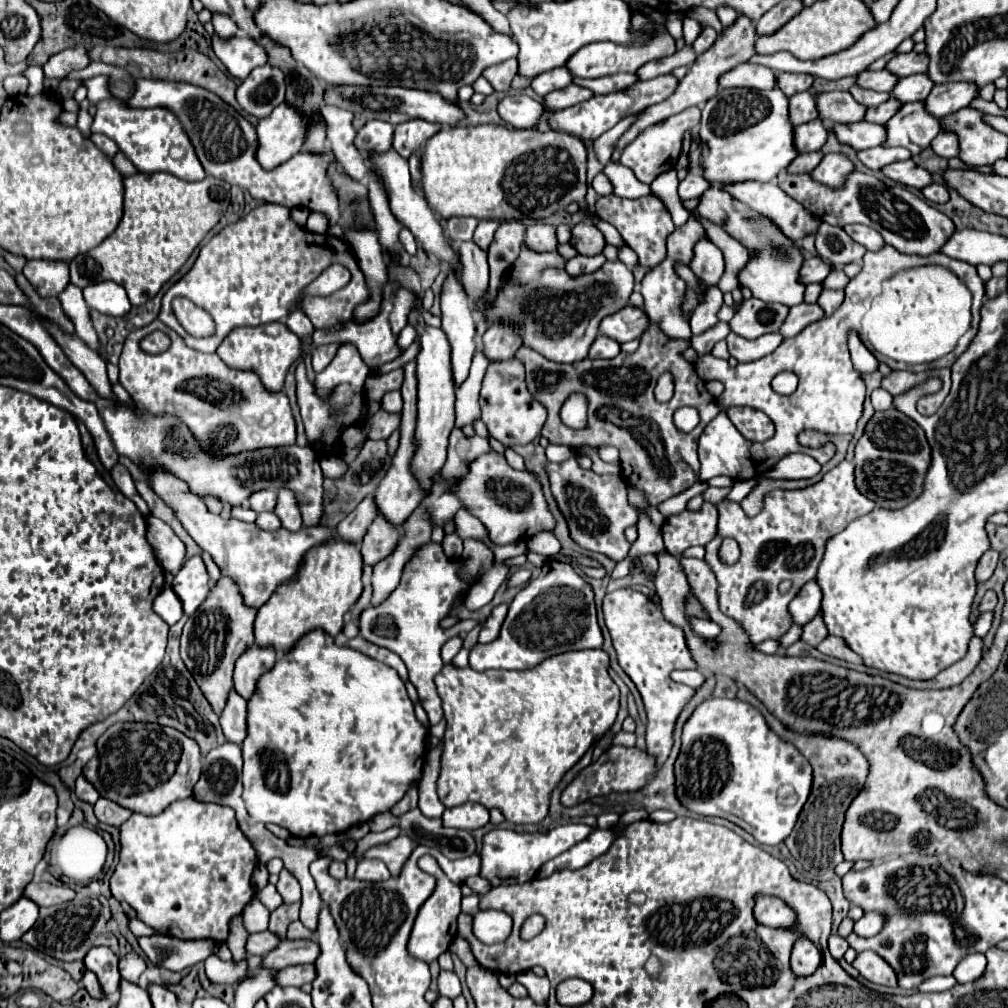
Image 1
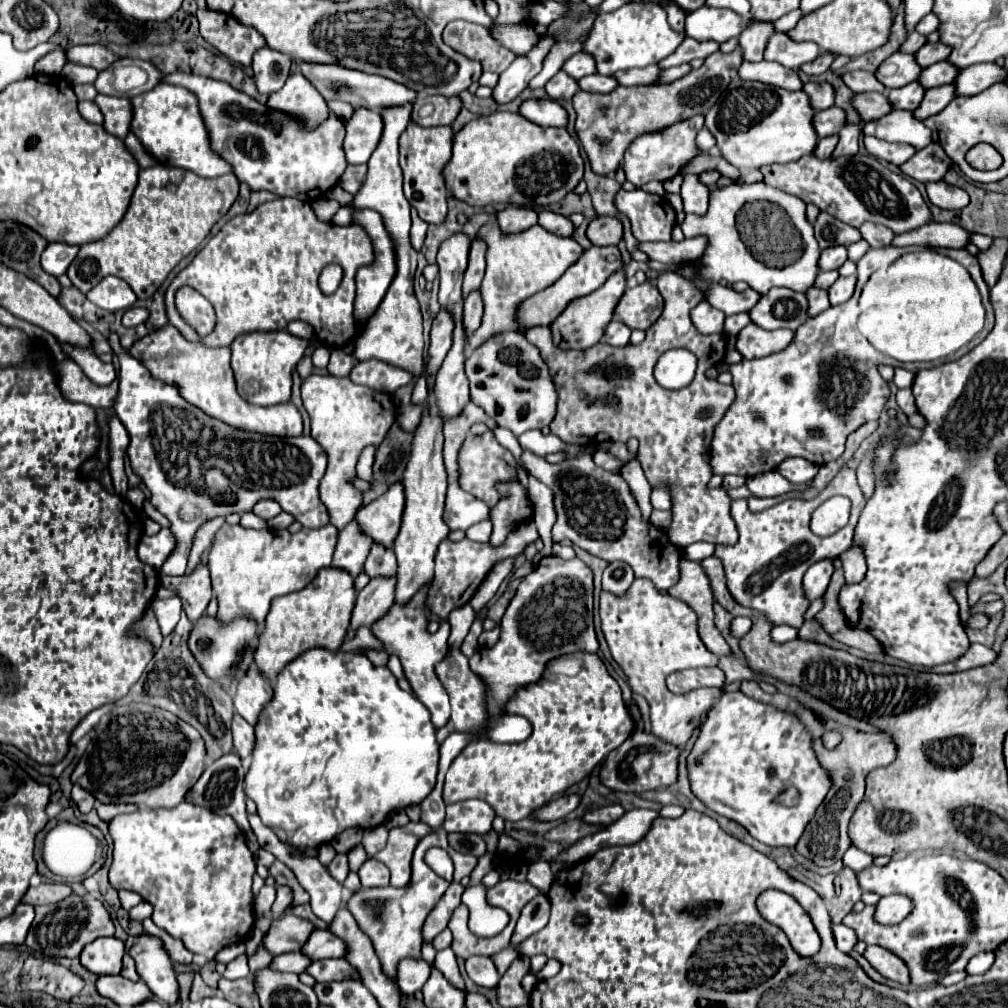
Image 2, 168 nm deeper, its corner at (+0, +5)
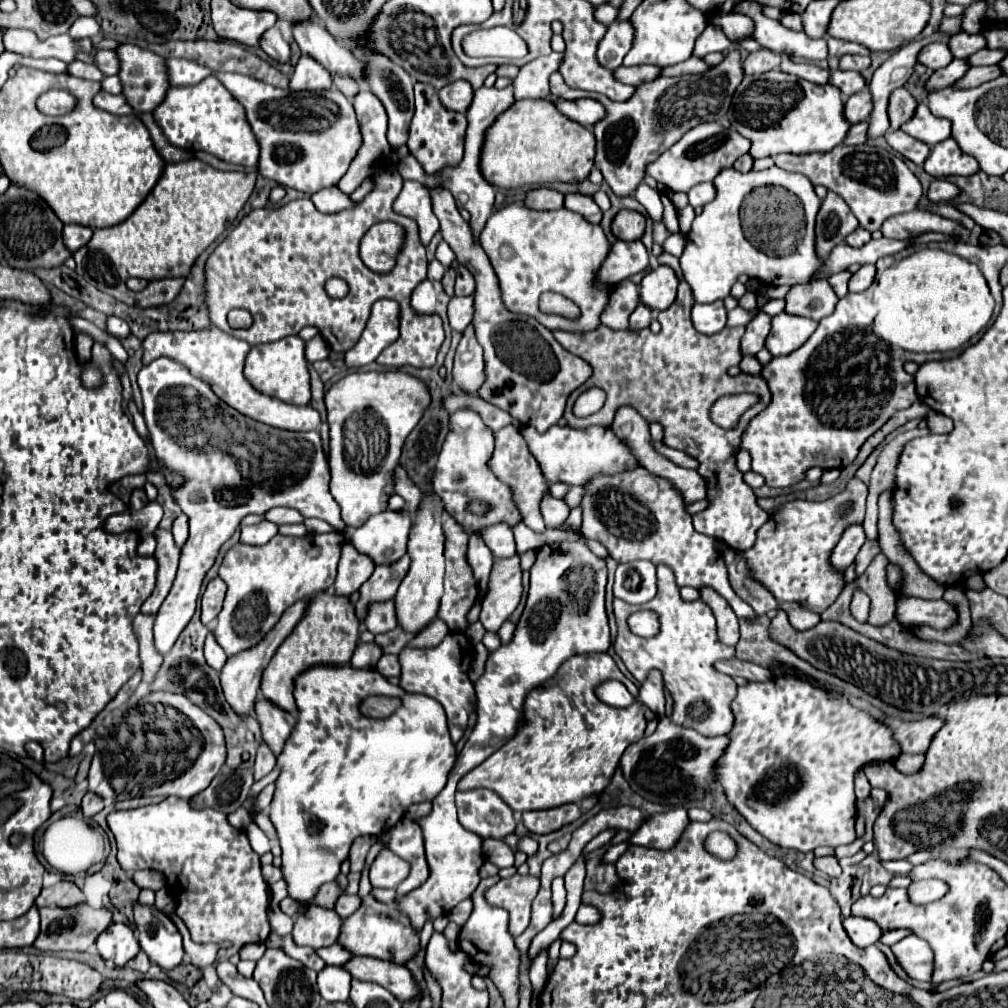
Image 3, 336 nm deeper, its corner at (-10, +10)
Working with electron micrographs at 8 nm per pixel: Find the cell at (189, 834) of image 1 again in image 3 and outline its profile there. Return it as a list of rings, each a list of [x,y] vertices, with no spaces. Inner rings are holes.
[[[168,797],[156,805],[132,811],[112,811],[108,827],[116,837],[118,863],[126,873],[154,869],[166,877],[168,891],[176,899],[176,915],[186,923],[194,943],[226,943],[218,949],[220,959],[230,959],[248,943],[264,943],[270,935],[268,925],[268,885],[260,873],[260,859],[252,851],[242,829],[228,823],[228,817],[214,809],[192,809],[186,799]]]

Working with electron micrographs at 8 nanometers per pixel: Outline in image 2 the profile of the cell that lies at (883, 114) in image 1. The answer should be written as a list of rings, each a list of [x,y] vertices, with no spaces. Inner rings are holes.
[[[910,82],[902,88],[894,88],[890,90],[888,98],[890,104],[898,110],[916,110],[916,106],[920,106],[922,98],[924,98],[924,86],[920,86],[920,82]]]

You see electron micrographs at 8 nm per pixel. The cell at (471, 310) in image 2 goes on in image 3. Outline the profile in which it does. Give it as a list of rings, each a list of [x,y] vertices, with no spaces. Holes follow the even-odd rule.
[[[468,325],[456,349],[452,379],[458,385],[458,389],[474,395],[478,385],[482,385],[482,369],[484,369],[482,347],[476,339],[474,325]]]

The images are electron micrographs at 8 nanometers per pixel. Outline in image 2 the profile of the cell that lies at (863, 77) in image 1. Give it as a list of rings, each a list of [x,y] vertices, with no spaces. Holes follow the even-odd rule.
[[[896,52],[888,60],[882,62],[882,66],[876,70],[876,78],[886,88],[900,88],[900,86],[906,86],[908,82],[918,80],[922,70],[924,68],[920,68],[914,54]]]

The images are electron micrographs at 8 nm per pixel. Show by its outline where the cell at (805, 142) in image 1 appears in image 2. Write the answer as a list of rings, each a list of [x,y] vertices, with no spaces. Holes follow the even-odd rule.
[[[832,106],[828,110],[820,110],[814,116],[814,128],[820,134],[820,138],[838,134],[846,126],[846,112],[838,106]]]

